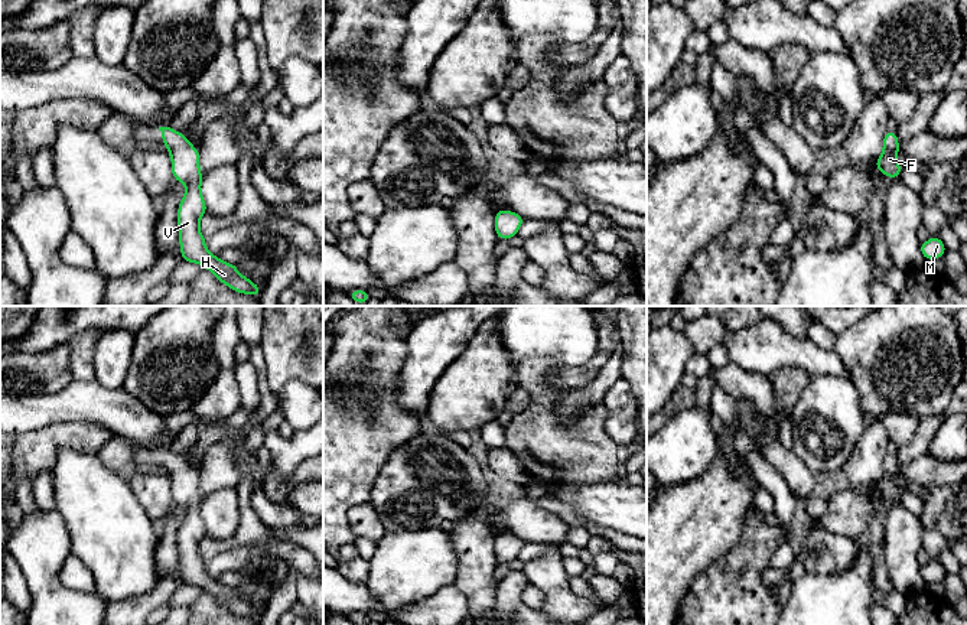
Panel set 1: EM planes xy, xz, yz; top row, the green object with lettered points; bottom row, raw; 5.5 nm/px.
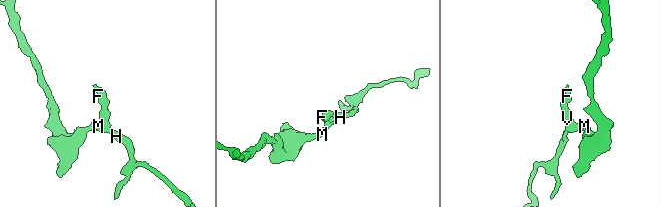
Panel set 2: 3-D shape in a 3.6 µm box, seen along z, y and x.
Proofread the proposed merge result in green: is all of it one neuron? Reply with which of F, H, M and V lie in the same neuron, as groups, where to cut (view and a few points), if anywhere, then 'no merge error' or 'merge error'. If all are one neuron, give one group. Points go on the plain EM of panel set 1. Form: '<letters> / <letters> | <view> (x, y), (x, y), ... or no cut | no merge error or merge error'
F H M V | no cut | no merge error

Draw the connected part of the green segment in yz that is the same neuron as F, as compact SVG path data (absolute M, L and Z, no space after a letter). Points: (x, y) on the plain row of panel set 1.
M886 453L883 460L883 475L880 481L875 485L875 489L888 501L899 501L902 491L896 484L899 475L896 456Z

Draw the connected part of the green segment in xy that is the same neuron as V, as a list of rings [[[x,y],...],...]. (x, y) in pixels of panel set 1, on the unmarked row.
[[[159,450],[163,456],[162,465],[169,472],[172,481],[172,497],[175,504],[186,508],[185,520],[178,533],[179,564],[182,583],[198,586],[212,595],[221,606],[244,618],[261,619],[263,612],[255,609],[248,600],[237,596],[237,587],[221,585],[208,576],[205,560],[199,554],[199,543],[206,537],[205,524],[201,517],[199,475],[189,463],[170,450]]]

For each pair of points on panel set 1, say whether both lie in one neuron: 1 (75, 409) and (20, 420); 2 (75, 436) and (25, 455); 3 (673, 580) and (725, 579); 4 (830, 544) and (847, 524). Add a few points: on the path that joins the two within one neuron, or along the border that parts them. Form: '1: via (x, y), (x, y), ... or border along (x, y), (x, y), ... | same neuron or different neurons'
1: via (62, 409), (33, 412) | same neuron
2: via (62, 436), (52, 438), (38, 449) | same neuron
3: border along (716, 557), (693, 579), (677, 609) | different neurons
4: border along (824, 527), (834, 533), (850, 536), (855, 540) | different neurons

